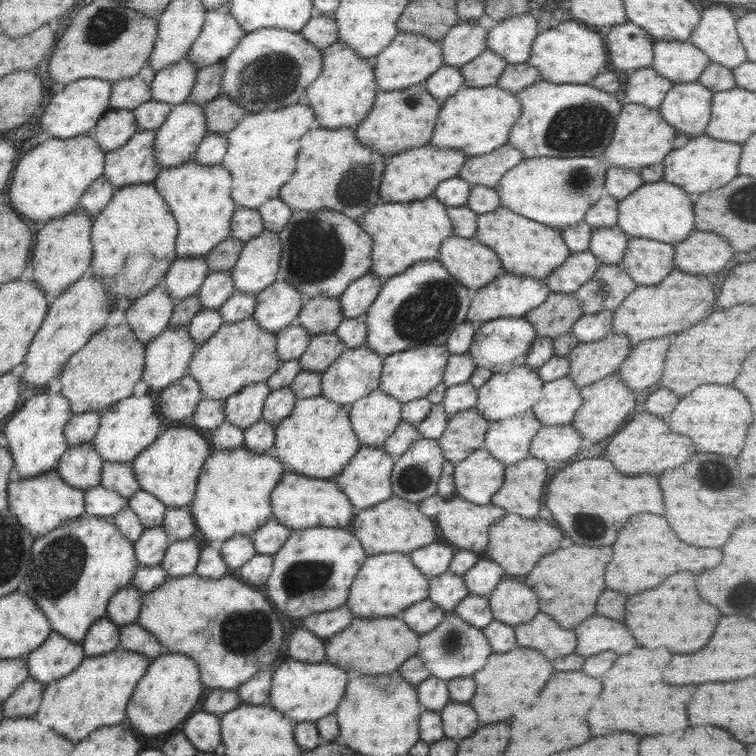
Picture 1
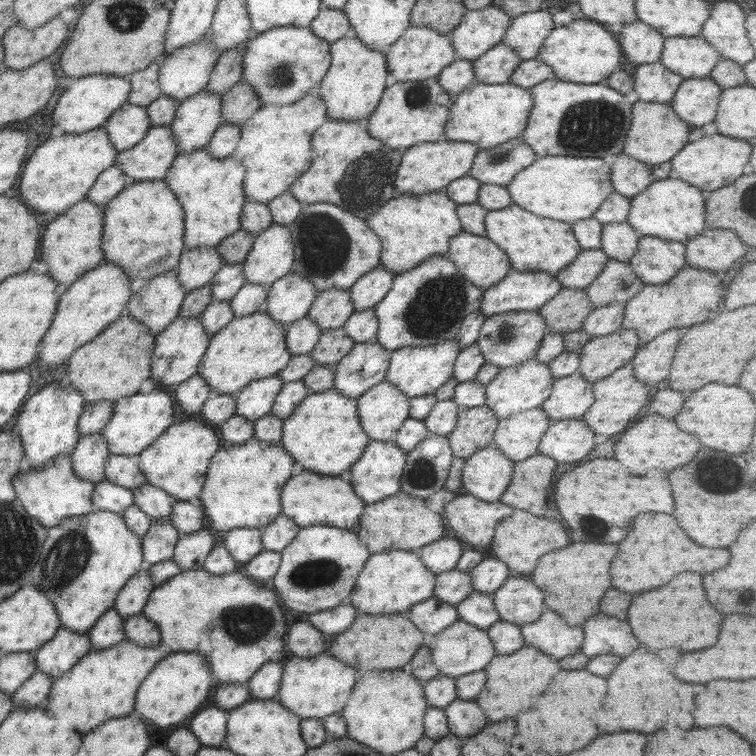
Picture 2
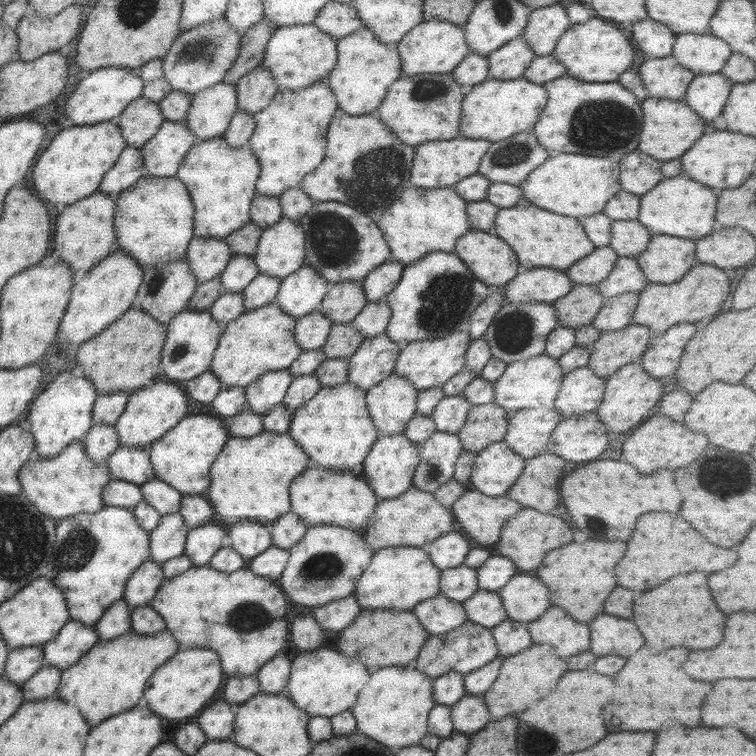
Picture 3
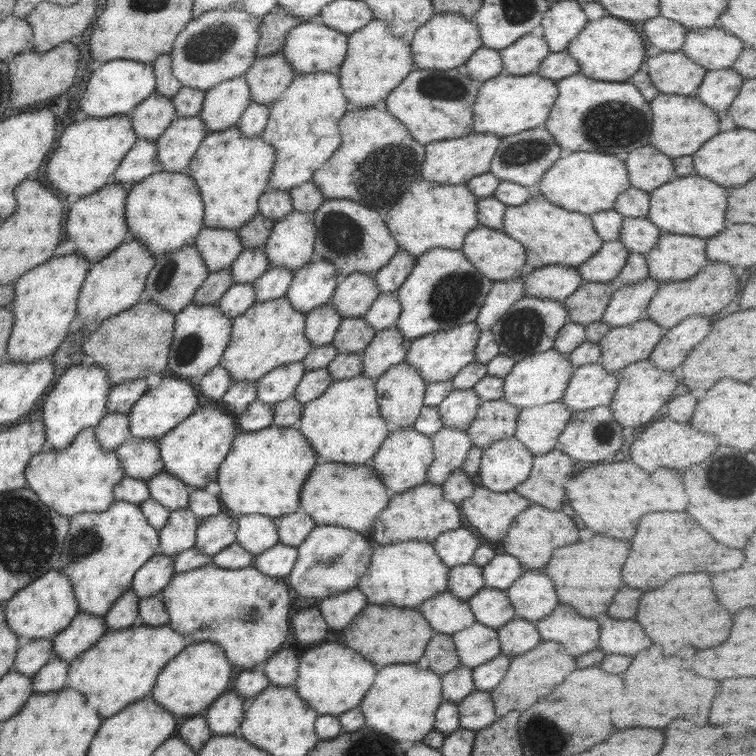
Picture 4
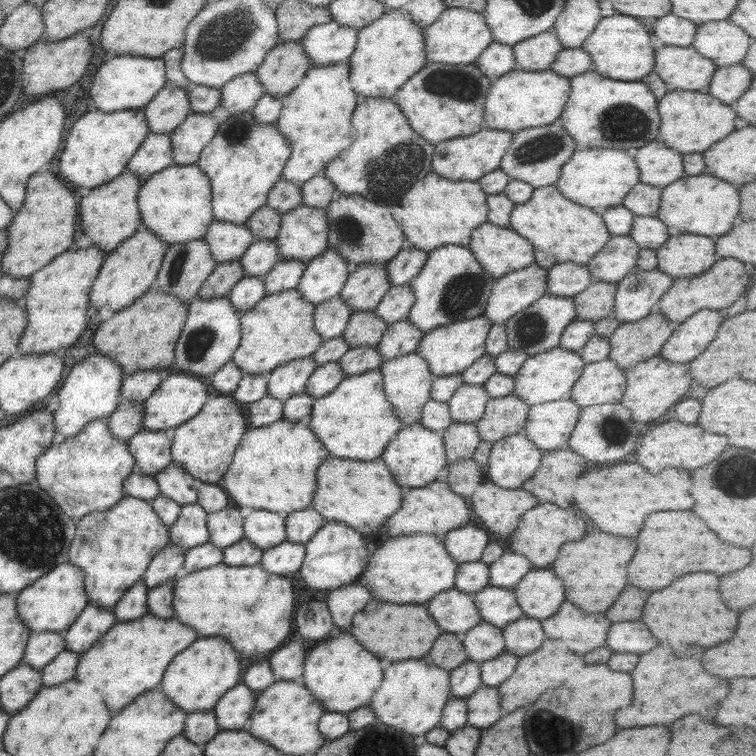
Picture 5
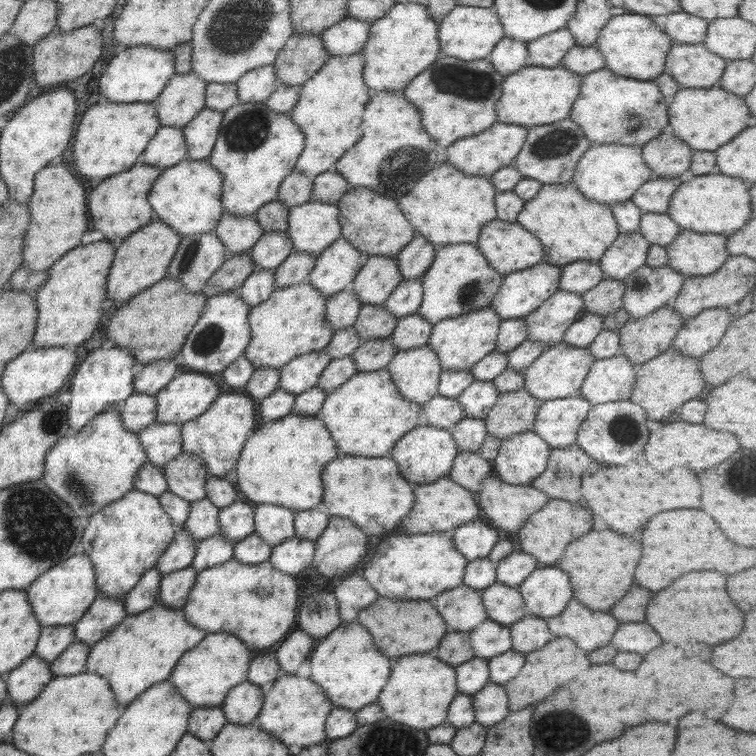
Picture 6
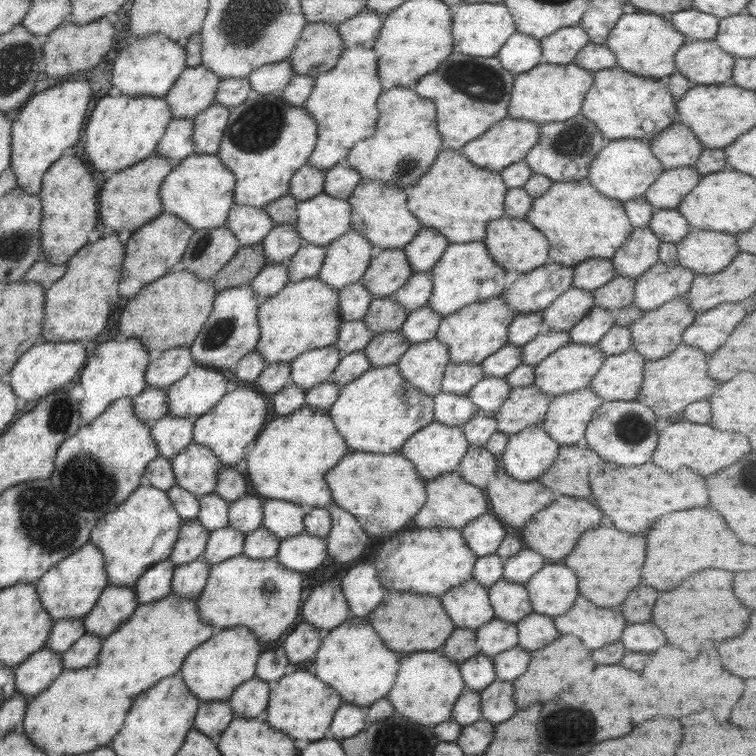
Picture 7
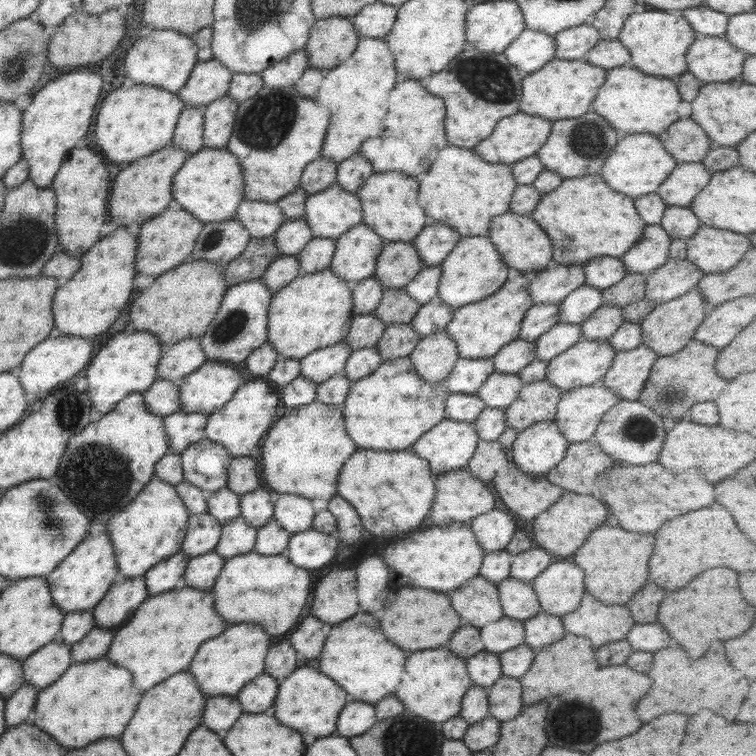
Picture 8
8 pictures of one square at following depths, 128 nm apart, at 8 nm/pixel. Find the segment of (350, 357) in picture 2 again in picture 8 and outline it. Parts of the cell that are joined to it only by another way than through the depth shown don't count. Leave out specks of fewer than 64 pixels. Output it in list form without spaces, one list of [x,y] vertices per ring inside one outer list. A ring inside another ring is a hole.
[[[438,298],[422,304],[410,320],[411,328],[421,337],[429,336],[435,331],[443,331],[451,320],[454,309],[443,304]]]

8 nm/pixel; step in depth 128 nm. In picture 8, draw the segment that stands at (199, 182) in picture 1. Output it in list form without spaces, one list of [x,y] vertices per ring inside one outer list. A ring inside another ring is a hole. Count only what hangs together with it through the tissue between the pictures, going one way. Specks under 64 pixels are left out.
[[[293,85],[278,89],[263,86],[252,97],[238,103],[236,117],[234,118],[232,126],[232,133],[224,148],[237,158],[239,164],[241,165],[241,174],[243,174],[244,182],[244,199],[275,203],[278,198],[292,193],[295,189],[297,189],[299,177],[301,177],[301,170],[303,170],[305,165],[309,164],[309,162],[320,156],[321,145],[324,141],[329,117],[330,112],[325,107],[318,105],[313,99],[301,98],[298,95],[298,92],[294,89]]]

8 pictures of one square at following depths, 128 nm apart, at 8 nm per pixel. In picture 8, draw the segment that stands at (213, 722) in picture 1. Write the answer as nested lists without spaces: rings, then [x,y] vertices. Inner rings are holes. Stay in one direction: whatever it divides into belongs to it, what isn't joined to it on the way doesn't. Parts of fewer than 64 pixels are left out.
[[[261,673],[244,684],[234,698],[240,704],[243,713],[263,713],[269,706],[272,706],[277,685],[275,678]]]

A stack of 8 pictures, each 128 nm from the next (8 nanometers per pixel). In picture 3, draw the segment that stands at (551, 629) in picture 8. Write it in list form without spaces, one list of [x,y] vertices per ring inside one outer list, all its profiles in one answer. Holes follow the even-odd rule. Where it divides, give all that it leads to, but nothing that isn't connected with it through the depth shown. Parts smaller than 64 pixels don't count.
[[[505,619],[490,631],[496,644],[497,657],[502,660],[525,650],[532,643],[524,623]]]

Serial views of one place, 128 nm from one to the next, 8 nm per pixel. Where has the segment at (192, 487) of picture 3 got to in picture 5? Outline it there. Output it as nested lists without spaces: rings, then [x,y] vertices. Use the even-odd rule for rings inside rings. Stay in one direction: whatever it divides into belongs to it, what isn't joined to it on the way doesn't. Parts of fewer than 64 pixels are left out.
[[[228,396],[210,397],[199,413],[170,430],[169,458],[201,483],[214,484],[222,478],[232,461],[233,453],[248,429],[237,402]]]

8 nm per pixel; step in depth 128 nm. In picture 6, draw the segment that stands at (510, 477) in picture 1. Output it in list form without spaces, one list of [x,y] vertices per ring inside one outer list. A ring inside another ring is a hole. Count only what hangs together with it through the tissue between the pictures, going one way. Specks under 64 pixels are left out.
[[[575,443],[563,449],[551,449],[545,470],[529,485],[551,499],[576,503],[580,498],[579,480],[587,472],[593,474],[599,464]]]

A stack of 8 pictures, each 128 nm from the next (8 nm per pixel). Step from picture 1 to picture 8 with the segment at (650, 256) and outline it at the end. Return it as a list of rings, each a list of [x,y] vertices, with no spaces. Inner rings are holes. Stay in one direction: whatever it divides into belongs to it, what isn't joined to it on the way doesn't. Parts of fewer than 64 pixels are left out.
[[[701,224],[684,241],[685,259],[704,274],[717,274],[729,270],[752,247],[746,235]]]

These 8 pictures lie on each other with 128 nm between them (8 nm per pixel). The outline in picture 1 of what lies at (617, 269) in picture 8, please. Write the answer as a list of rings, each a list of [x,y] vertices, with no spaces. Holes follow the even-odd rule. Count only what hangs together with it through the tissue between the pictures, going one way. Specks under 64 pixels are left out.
[[[503,272],[489,284],[474,291],[466,312],[465,321],[479,325],[494,318],[523,317],[528,310],[538,307],[549,293],[550,290],[543,280]]]

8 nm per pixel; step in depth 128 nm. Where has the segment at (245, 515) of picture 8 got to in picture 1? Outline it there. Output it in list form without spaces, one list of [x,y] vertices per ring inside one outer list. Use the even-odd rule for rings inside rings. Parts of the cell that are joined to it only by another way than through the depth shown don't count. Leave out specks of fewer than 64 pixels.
[[[189,537],[188,539],[170,542],[159,566],[167,573],[169,578],[190,575],[197,564],[201,546]]]

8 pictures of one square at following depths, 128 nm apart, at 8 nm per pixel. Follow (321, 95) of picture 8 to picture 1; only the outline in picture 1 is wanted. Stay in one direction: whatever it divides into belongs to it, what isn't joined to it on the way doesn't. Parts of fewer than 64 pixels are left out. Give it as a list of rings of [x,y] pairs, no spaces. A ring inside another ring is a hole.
[[[301,101],[277,110],[247,113],[225,134],[227,150],[219,165],[231,175],[230,197],[237,207],[257,210],[266,200],[278,196],[281,186],[296,168],[299,139],[308,130],[316,129],[318,120],[311,107]]]

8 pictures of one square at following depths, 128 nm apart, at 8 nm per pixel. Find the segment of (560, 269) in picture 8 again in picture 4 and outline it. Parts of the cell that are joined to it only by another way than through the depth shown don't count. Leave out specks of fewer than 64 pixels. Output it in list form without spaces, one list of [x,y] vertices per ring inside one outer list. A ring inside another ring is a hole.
[[[525,262],[521,267],[519,276],[492,283],[474,320],[480,332],[491,328],[497,322],[497,319],[509,310],[510,306],[524,297],[522,278],[533,269],[531,265]]]

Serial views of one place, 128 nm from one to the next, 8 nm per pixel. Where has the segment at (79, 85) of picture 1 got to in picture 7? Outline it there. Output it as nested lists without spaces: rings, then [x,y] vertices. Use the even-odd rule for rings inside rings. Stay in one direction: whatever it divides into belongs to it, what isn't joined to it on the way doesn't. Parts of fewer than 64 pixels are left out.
[[[159,33],[147,34],[143,38],[133,39],[133,44],[125,46],[113,62],[113,88],[119,88],[124,95],[154,96],[163,98],[173,86],[177,77],[185,70],[185,50],[182,42],[173,42]]]

